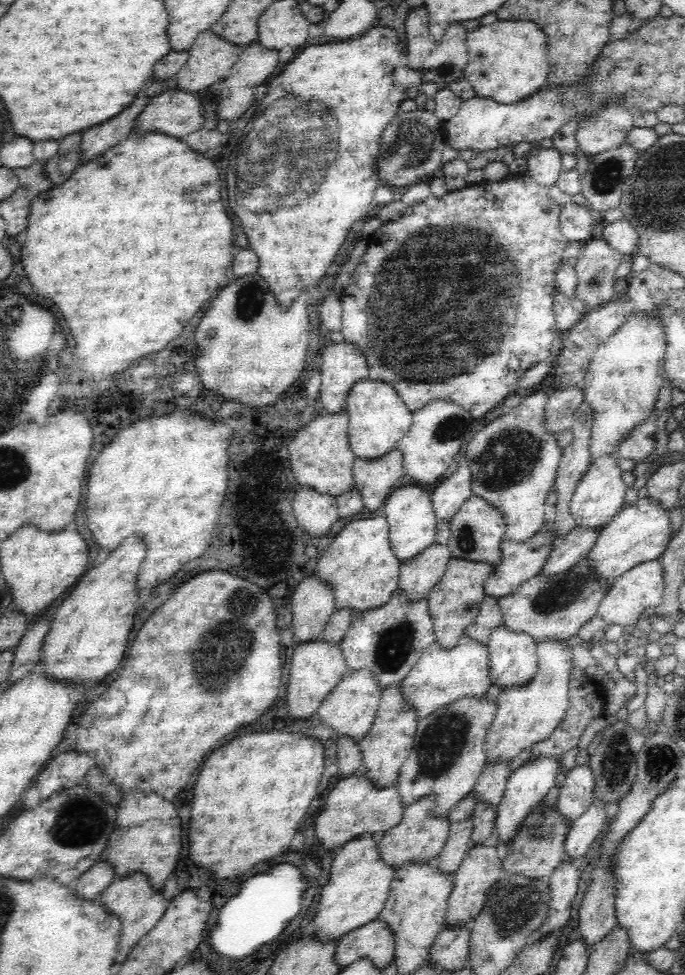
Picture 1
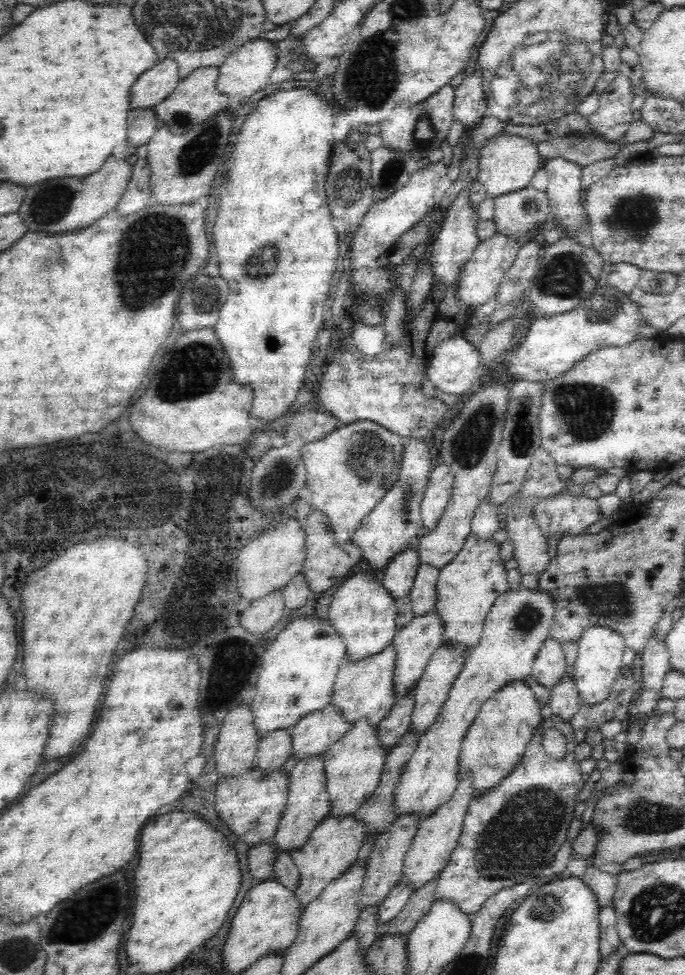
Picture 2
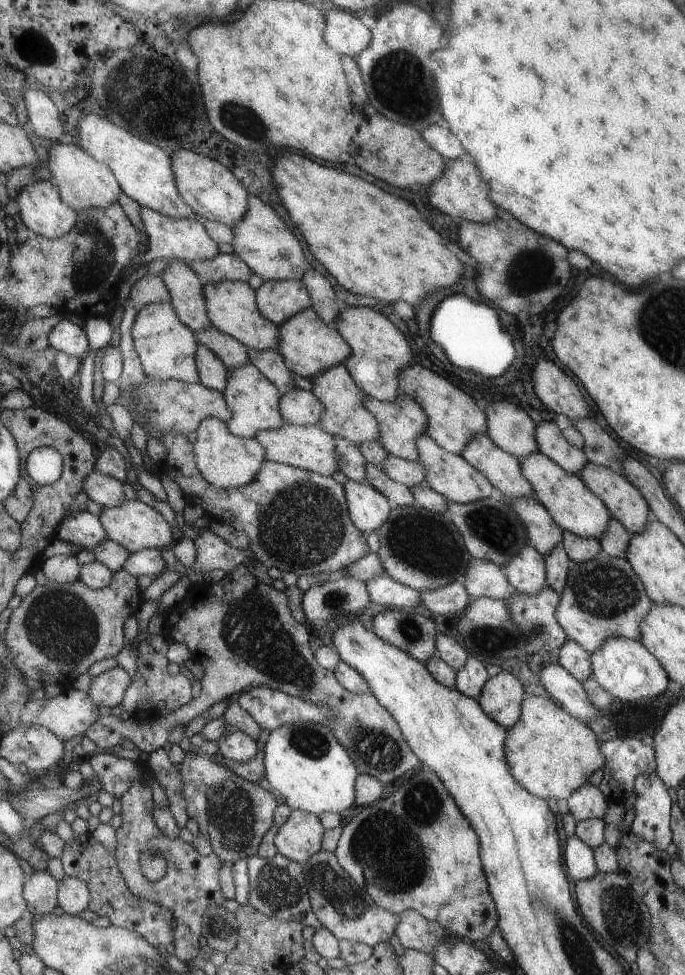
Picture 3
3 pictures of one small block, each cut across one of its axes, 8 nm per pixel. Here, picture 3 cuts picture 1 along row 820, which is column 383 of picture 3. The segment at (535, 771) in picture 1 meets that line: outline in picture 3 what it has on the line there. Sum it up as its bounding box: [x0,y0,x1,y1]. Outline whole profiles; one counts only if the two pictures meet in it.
[342,479,390,534]

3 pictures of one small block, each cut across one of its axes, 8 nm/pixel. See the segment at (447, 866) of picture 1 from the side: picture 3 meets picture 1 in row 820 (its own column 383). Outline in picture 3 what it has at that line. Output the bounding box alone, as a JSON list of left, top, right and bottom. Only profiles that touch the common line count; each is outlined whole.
[381,455,426,488]

